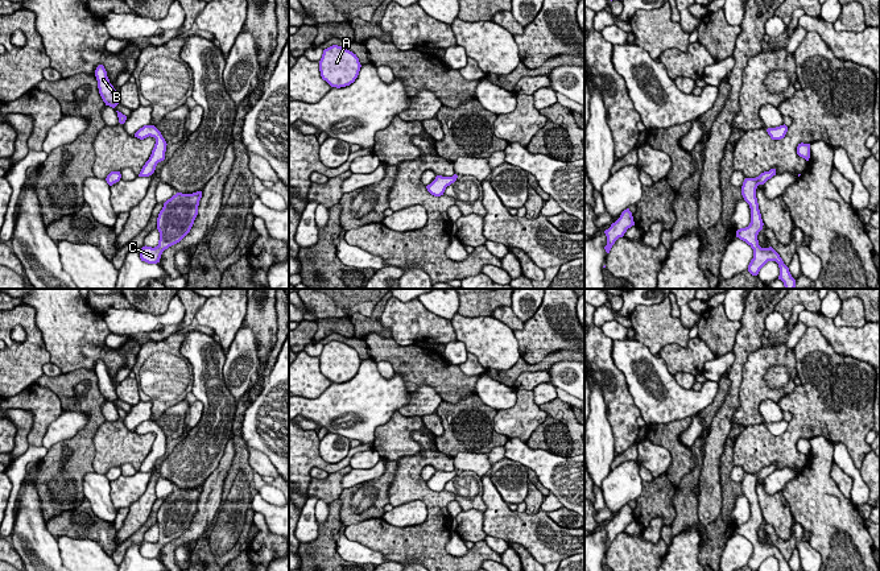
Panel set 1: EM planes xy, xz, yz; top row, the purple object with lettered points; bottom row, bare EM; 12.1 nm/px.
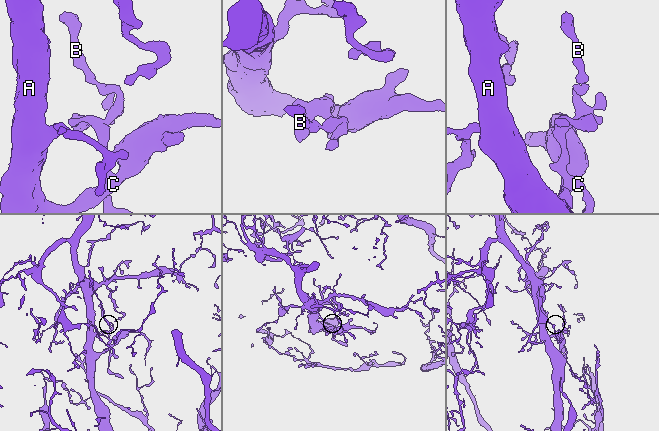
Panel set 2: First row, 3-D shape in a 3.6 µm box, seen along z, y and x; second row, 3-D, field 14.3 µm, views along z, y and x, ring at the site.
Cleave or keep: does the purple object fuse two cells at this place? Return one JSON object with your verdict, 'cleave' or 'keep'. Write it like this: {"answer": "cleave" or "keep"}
{"answer": "cleave"}

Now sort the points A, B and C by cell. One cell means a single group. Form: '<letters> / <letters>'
A C / B

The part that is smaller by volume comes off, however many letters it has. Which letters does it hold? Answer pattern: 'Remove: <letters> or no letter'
Remove: B

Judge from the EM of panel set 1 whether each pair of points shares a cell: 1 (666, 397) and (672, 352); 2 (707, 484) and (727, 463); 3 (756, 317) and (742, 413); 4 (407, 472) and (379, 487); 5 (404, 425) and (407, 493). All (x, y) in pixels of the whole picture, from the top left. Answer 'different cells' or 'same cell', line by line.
1: different cells
2: different cells
3: different cells
4: different cells
5: different cells

